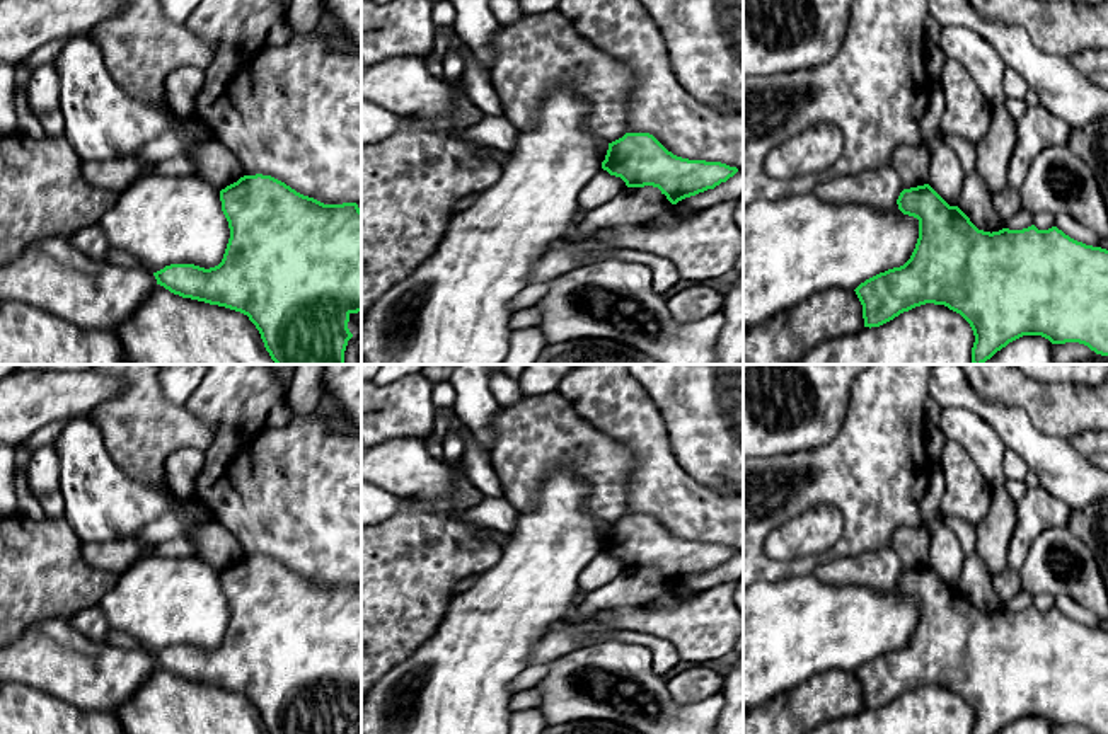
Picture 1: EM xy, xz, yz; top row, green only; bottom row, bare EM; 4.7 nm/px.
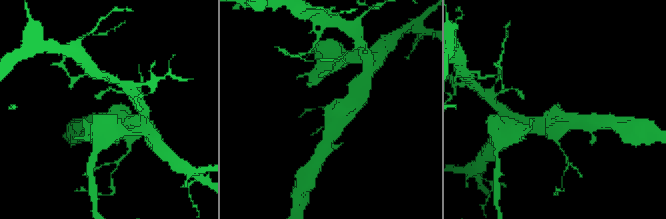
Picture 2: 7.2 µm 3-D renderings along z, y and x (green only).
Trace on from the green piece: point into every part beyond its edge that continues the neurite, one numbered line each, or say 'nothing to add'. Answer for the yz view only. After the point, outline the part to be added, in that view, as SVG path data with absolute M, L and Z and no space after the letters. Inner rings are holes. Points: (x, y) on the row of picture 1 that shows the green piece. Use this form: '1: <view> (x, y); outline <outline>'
nothing to add

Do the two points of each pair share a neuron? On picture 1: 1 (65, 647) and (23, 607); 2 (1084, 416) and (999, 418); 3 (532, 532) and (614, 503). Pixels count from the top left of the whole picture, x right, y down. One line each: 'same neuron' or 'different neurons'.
1: different neurons
2: different neurons
3: different neurons

